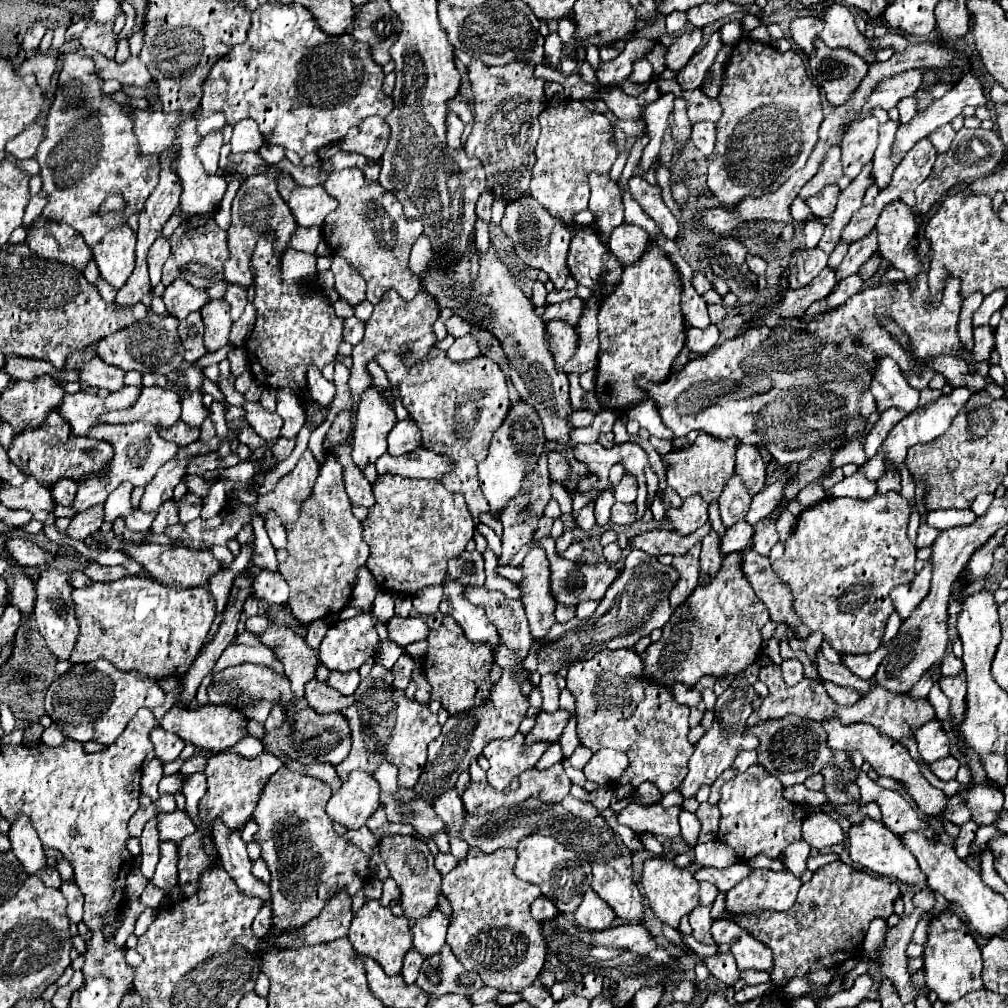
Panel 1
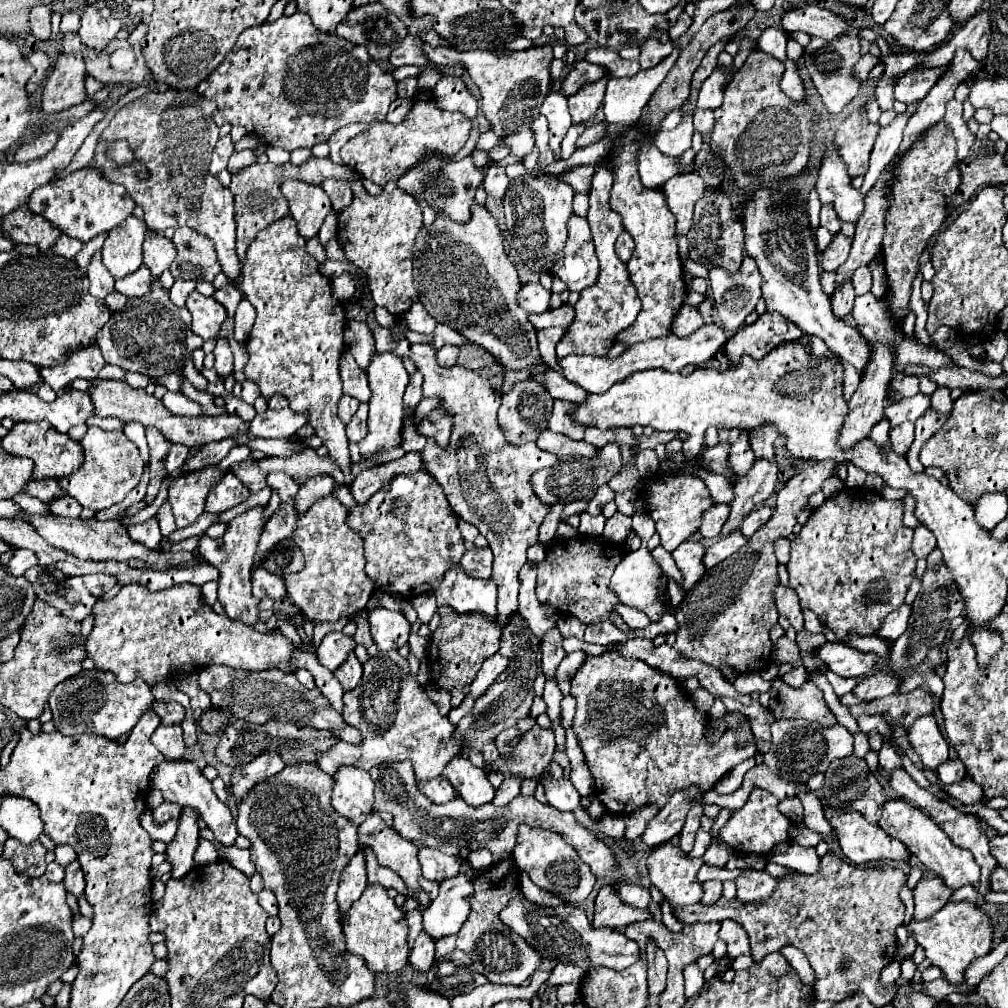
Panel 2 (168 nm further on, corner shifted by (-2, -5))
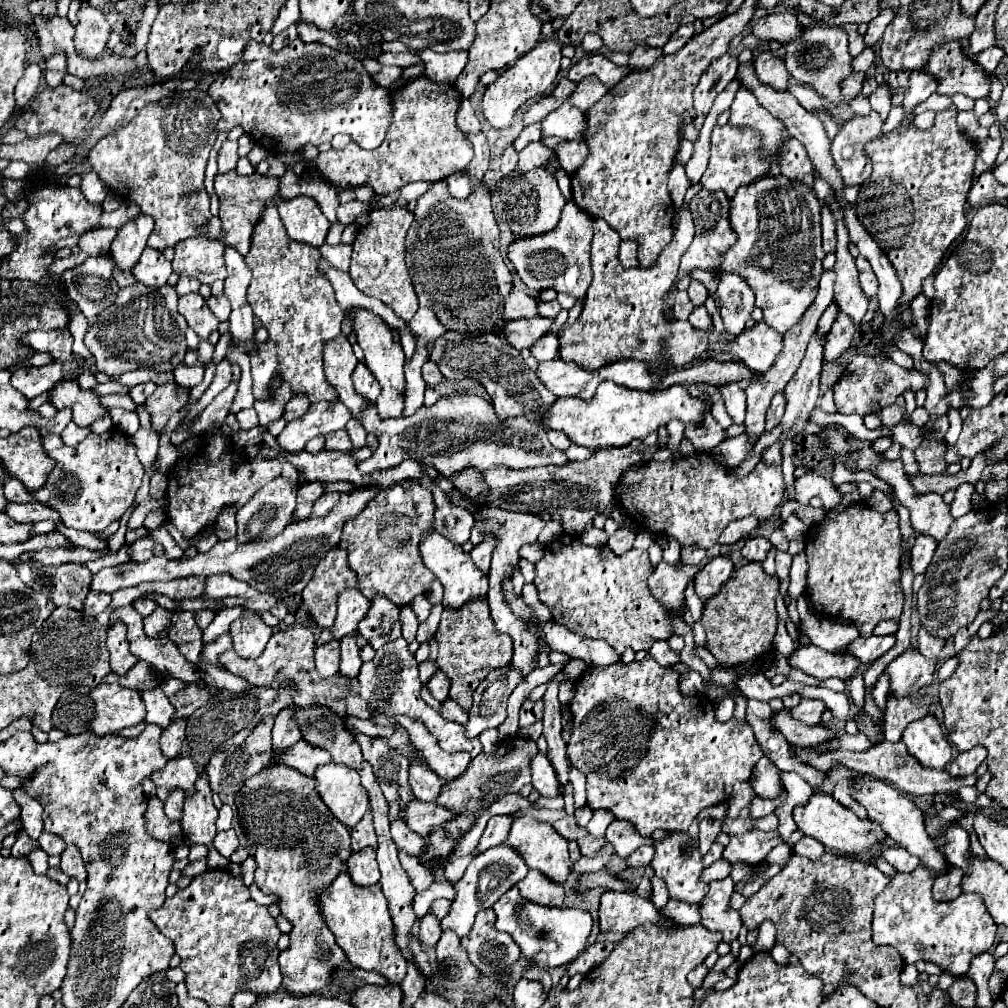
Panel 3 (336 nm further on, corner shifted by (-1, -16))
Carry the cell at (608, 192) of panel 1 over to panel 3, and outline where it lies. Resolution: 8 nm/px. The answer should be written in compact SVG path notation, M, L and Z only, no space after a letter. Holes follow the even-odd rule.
M686 204L676 208L678 224L672 242L664 248L652 268L634 268L626 270L618 262L620 236L604 220L594 220L594 238L592 238L592 270L594 280L584 298L584 310L580 318L566 328L560 338L560 356L566 362L576 362L586 370L602 368L618 358L636 358L652 364L654 370L662 368L660 344L666 344L664 356L674 366L682 366L702 354L708 346L708 332L696 330L688 320L676 320L668 324L662 312L662 298L668 292L672 280L678 274L678 264L682 254L692 242L694 222Z

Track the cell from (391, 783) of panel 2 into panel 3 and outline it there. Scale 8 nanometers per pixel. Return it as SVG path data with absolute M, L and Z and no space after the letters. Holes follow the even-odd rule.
M352 730L352 732L356 736L356 742L362 748L364 760L368 760L372 764L376 780L378 780L386 800L388 802L394 802L396 798L402 800L402 812L398 816L402 816L402 820L406 820L406 806L414 800L414 794L408 784L410 762L402 754L390 750L384 740L376 740L372 744L368 736L364 736L356 730Z

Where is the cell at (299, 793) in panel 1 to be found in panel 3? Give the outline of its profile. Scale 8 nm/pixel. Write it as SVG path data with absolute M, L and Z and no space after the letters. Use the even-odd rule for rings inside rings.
M286 764L264 768L256 776L248 778L240 792L236 794L236 806L246 840L260 840L250 846L256 858L254 882L264 894L278 896L280 912L292 922L292 930L288 934L290 946L278 956L278 964L282 970L282 986L286 992L292 992L294 996L326 994L332 990L334 972L346 964L346 954L336 944L334 934L326 926L326 920L318 906L318 896L338 878L338 874L346 870L346 860L352 854L350 830L342 822L334 820L334 816L330 816L330 810L316 792L314 778L308 778ZM280 782L290 782L290 790L280 790Z

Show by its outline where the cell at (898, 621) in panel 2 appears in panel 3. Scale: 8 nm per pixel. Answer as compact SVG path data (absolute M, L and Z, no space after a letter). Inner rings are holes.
M894 634L870 636L870 638L862 638L860 636L846 648L846 652L856 656L862 664L868 664L868 662L874 662L880 656L884 656L894 644L896 644L896 636Z

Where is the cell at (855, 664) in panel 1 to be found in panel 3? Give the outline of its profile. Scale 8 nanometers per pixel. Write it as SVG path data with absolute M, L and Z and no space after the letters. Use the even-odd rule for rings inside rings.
M814 644L810 646L798 646L798 650L788 658L790 666L800 668L802 672L826 680L826 678L840 678L840 680L852 680L858 674L860 662L854 660L850 654L832 654L826 652Z

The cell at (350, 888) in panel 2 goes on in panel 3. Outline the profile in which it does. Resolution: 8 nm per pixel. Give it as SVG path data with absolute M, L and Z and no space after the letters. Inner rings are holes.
M364 848L360 852L354 852L348 860L348 872L356 886L374 886L380 880L378 864L376 864L376 852L372 848Z

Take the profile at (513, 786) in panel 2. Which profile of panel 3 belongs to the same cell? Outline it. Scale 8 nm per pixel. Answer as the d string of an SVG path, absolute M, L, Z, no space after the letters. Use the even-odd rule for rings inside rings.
M492 816L482 838L480 838L480 844L478 844L478 852L484 852L492 846L498 846L506 840L508 836L508 830L510 830L510 824L514 822L514 816Z

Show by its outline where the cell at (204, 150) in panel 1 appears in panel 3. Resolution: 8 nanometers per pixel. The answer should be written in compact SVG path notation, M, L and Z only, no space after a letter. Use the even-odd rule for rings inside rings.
M226 140L218 152L218 172L220 174L226 174L230 170L236 168L236 162L238 162L238 154L236 154L236 148L238 148L238 142L230 142Z

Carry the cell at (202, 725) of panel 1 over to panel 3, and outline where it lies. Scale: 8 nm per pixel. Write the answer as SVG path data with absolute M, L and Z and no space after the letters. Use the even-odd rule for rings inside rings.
M160 686L142 692L142 700L146 704L146 722L156 724L160 728L168 728L174 720L174 706L164 696Z

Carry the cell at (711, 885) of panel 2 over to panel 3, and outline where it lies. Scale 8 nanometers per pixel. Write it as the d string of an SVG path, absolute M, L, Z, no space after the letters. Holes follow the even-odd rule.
M668 900L668 904L660 912L666 914L668 918L672 918L676 924L684 924L684 926L700 924L700 912L694 904L690 906L690 904L682 904L678 900Z

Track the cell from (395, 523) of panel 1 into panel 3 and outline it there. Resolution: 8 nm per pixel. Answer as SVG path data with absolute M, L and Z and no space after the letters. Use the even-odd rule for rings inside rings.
M402 480L394 488L384 488L360 516L344 524L340 546L348 550L348 564L356 572L360 592L366 598L386 596L402 608L430 588L436 576L422 564L418 548L422 536L434 528L434 508L434 498L428 488Z

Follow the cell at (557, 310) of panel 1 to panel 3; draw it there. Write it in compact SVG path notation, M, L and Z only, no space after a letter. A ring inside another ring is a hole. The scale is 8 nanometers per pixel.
M542 316L532 320L510 320L506 324L504 338L508 340L510 346L522 350L536 344L542 336L546 336L546 332L552 332L552 326L554 326L554 320L542 318Z

